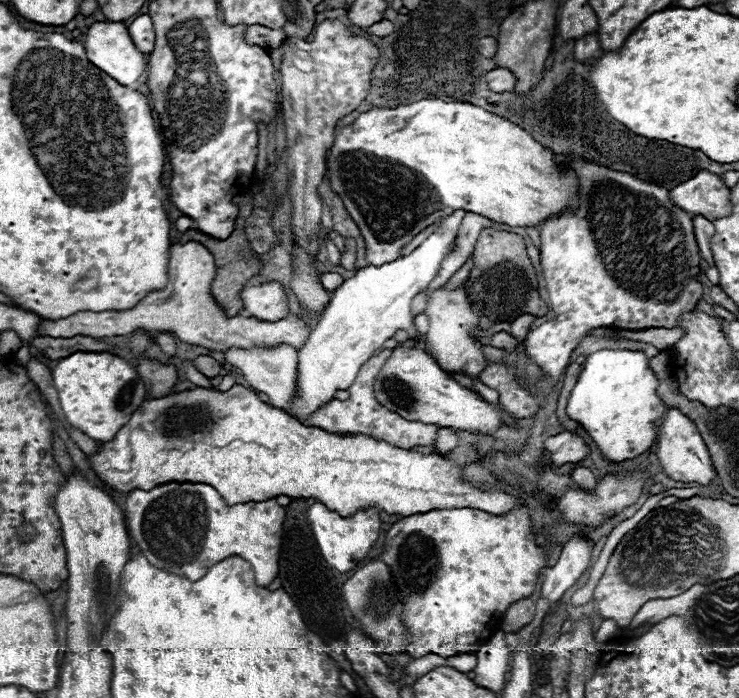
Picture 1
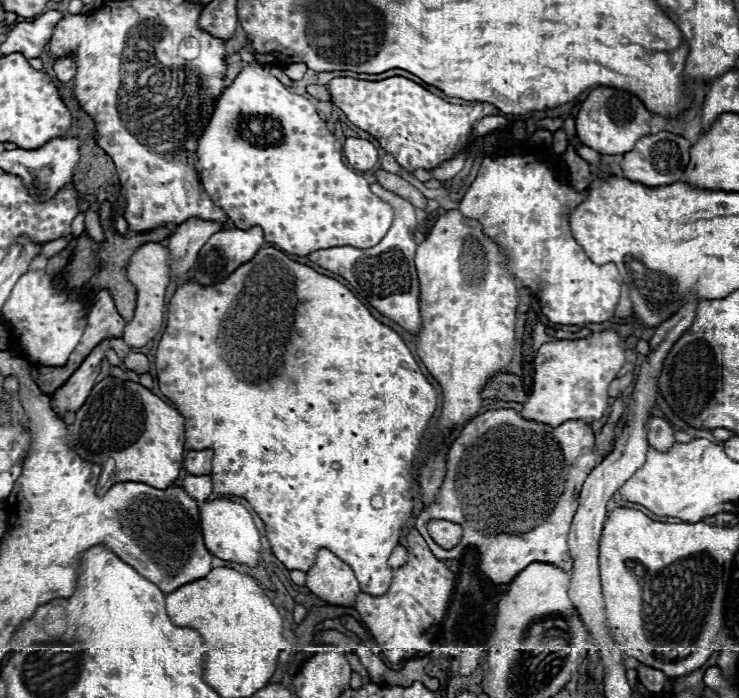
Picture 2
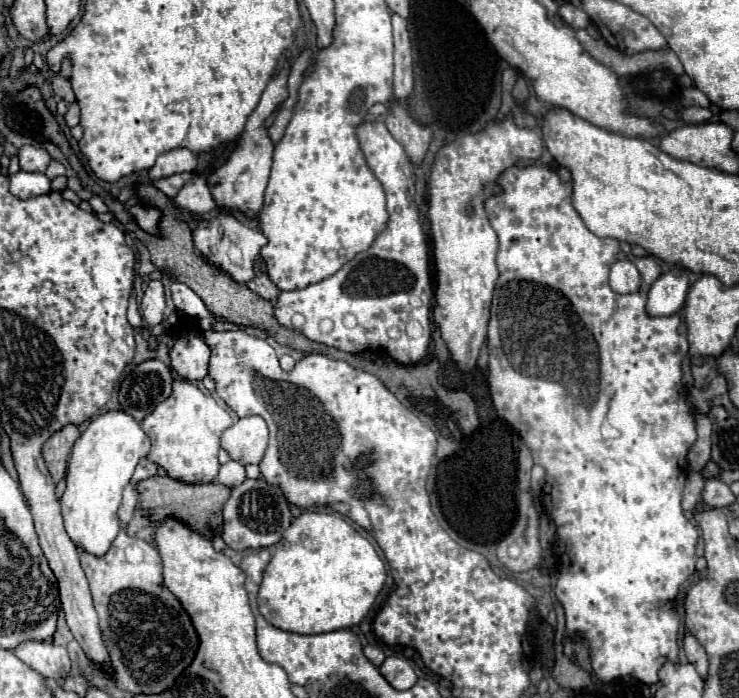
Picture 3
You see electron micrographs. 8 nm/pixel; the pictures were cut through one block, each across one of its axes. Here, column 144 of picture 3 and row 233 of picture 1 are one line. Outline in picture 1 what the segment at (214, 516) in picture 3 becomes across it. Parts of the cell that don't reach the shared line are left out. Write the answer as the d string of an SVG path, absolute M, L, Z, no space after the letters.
M484 228L480 232L476 248L474 248L474 268L470 272L466 288L468 288L468 296L470 296L474 310L480 316L488 316L494 322L514 322L520 314L534 314L534 316L548 314L548 306L544 304L544 298L540 292L540 278L538 278L538 272L532 266L532 260L526 252L524 238L518 234L512 234L512 232L494 230L494 228Z

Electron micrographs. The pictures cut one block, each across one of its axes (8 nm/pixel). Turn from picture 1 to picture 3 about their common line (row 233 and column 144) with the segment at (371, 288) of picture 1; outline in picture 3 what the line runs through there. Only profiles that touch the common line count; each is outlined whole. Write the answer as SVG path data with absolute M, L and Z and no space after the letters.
M114 410L96 416L76 440L66 472L66 490L60 498L64 526L70 540L96 558L102 558L120 532L118 508L122 490L130 482L136 464L148 454L150 442L140 424L128 414Z

